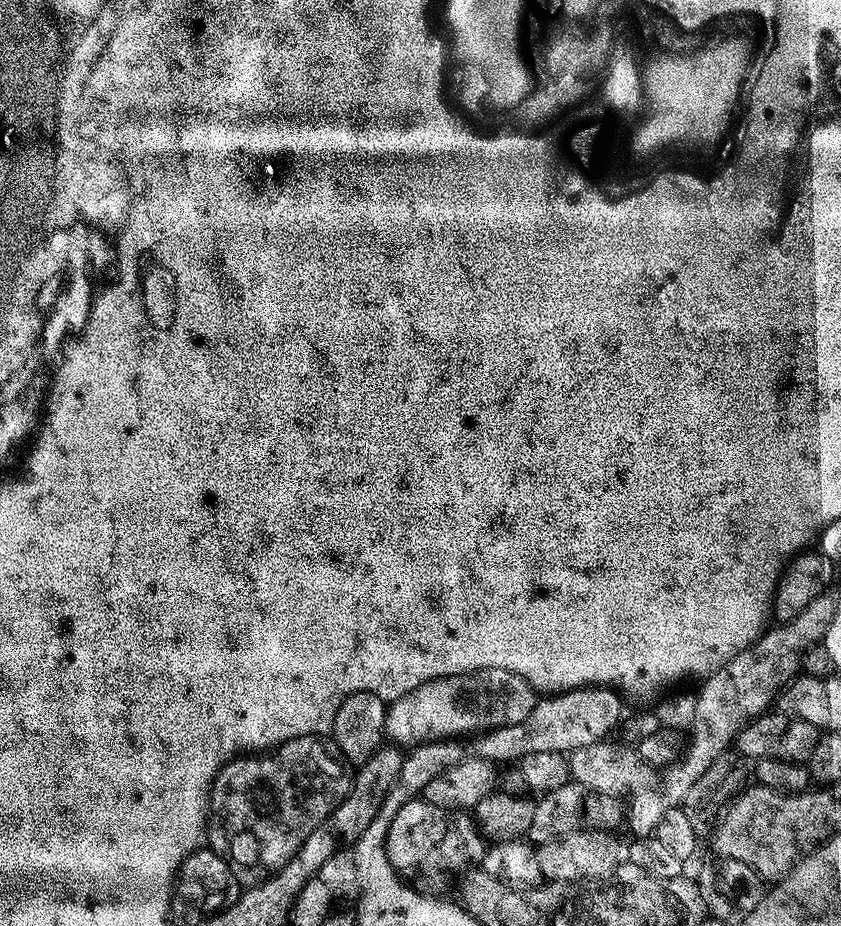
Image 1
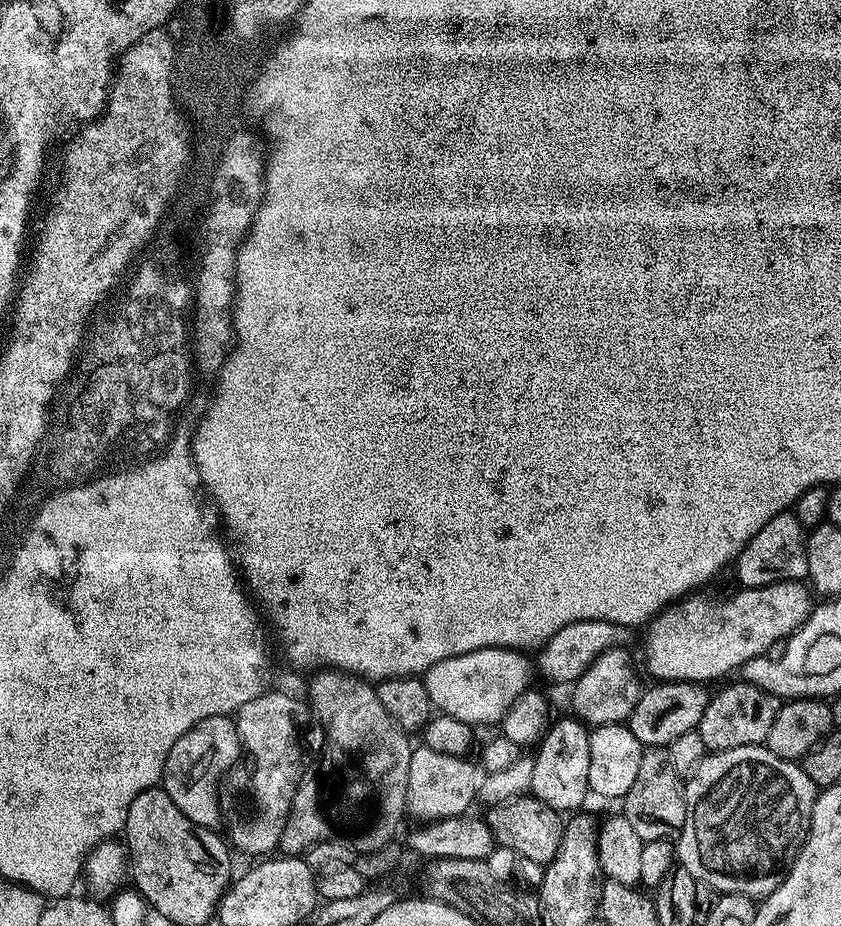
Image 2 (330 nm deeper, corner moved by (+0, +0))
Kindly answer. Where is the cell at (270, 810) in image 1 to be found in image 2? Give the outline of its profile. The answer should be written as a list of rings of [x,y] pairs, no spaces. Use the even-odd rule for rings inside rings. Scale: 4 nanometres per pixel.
[[[207,716],[174,742],[174,750],[170,750],[170,758],[164,767],[162,787],[170,794],[178,810],[185,812],[194,823],[204,824],[204,788],[212,784],[212,776],[208,772],[227,773],[241,756],[242,745],[235,723],[226,716]]]

